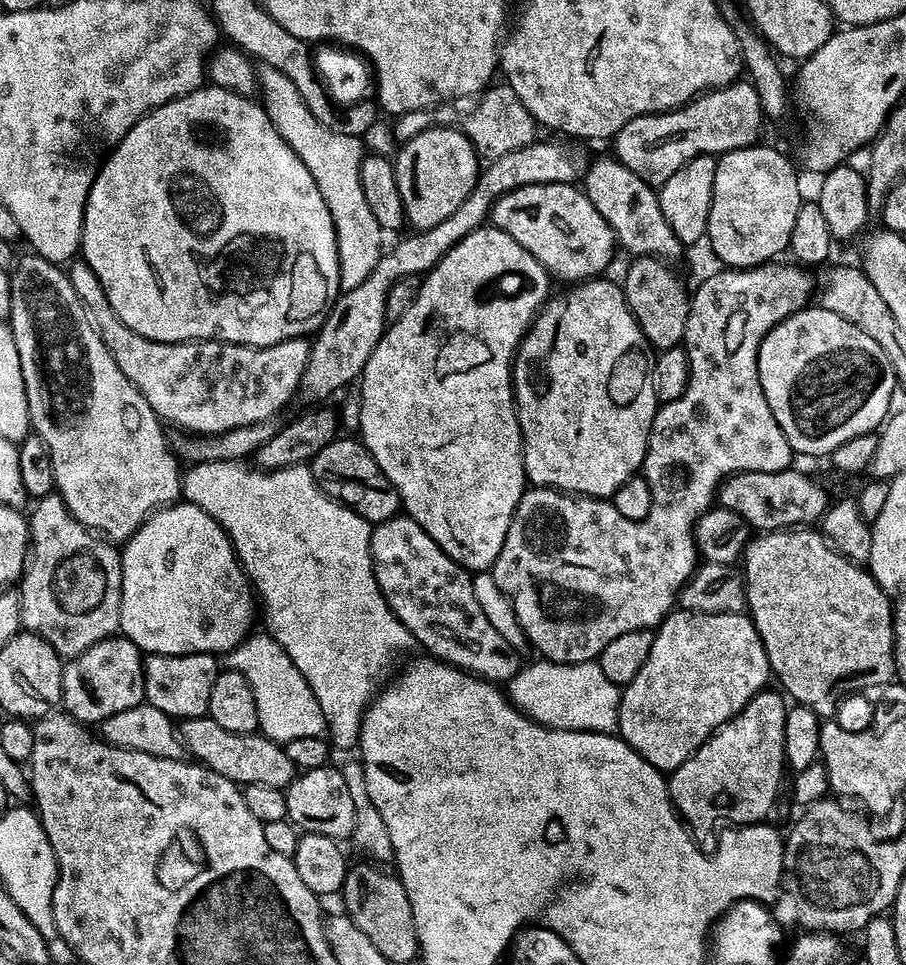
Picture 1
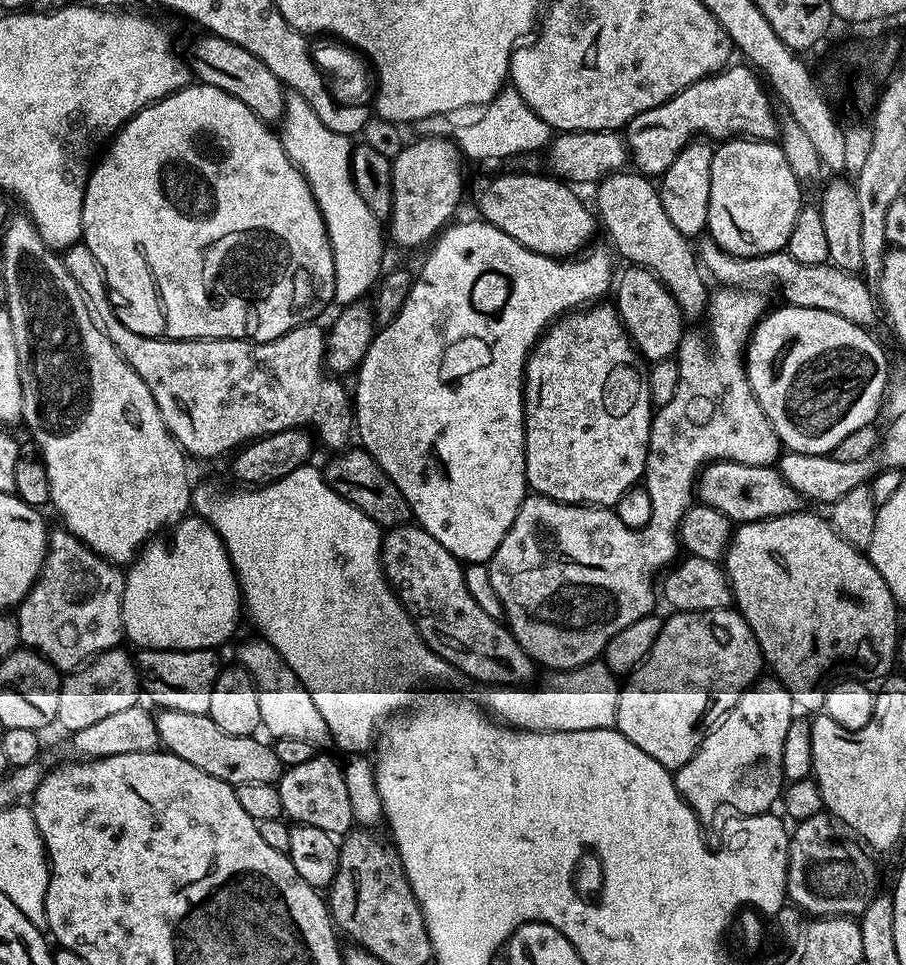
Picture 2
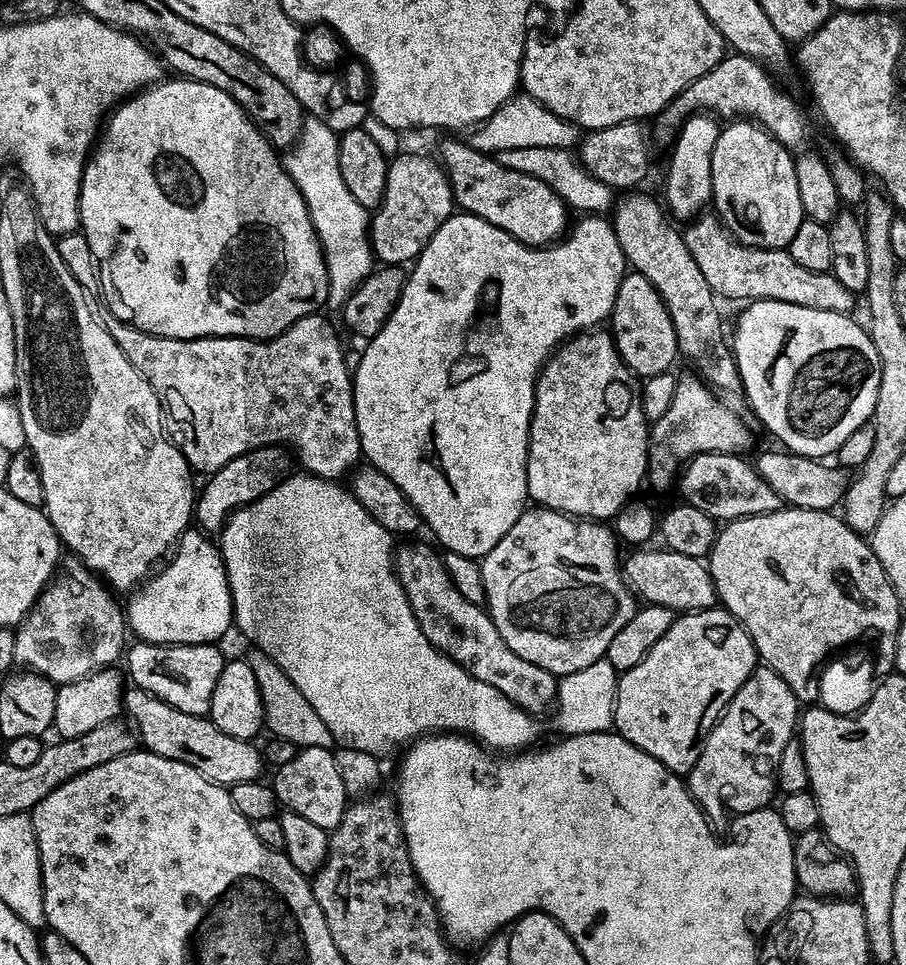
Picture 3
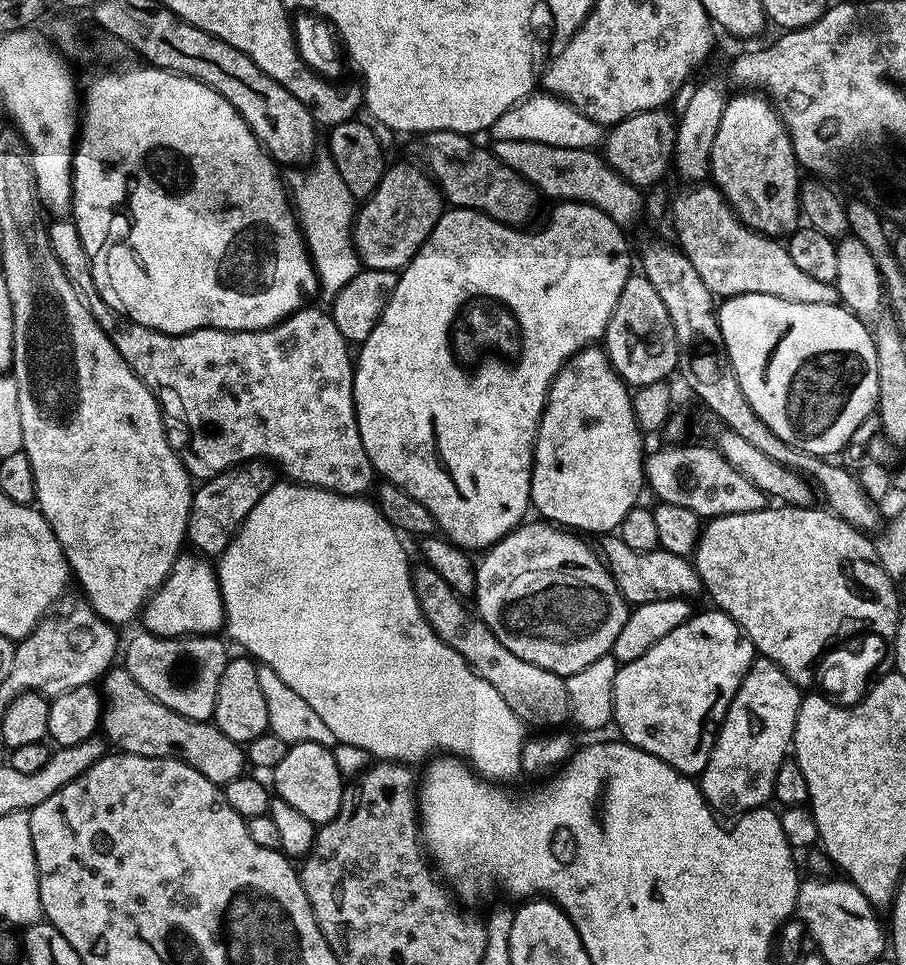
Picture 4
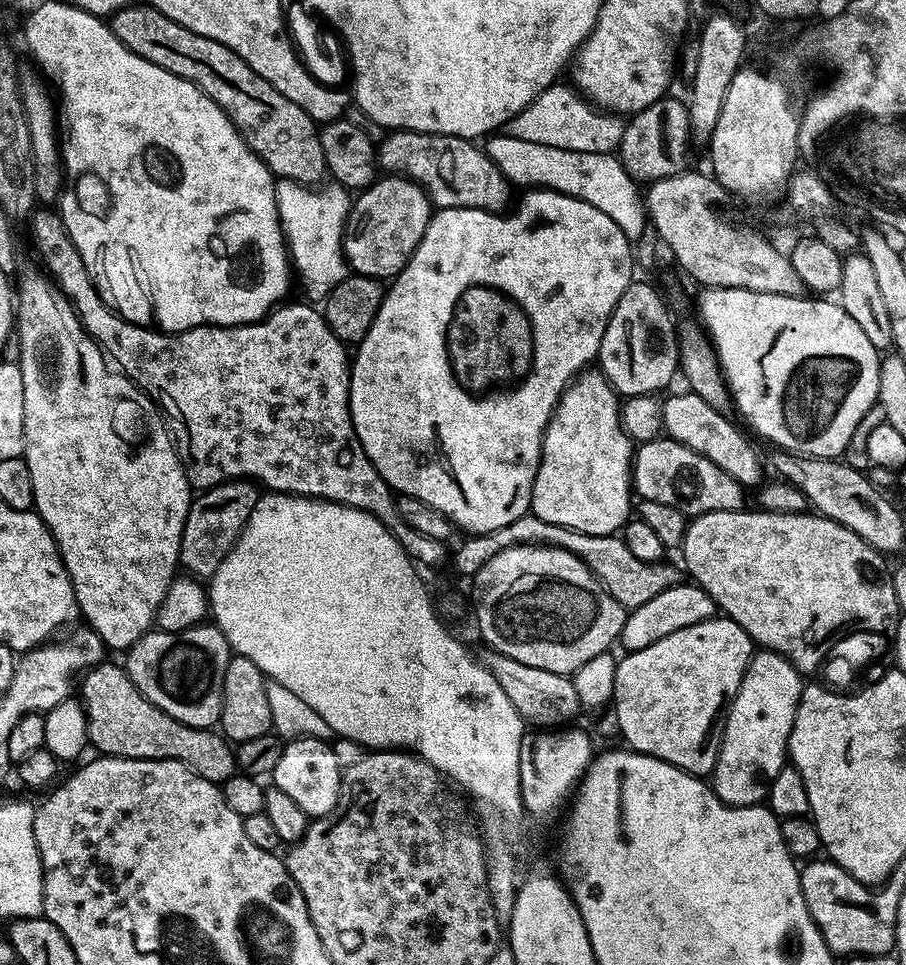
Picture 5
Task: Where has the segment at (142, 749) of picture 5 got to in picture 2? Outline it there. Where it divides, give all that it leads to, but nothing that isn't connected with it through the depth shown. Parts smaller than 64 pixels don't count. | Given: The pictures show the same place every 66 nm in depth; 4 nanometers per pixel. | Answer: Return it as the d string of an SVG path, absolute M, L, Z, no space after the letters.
M160 708L155 717L163 751L172 752L182 758L182 762L190 762L190 766L198 766L198 770L206 770L206 774L214 774L214 778L222 778L222 782L233 786L242 782L276 784L282 775L282 765L275 747L271 743L263 744L256 736L226 734L214 726L210 717L186 714L182 710Z

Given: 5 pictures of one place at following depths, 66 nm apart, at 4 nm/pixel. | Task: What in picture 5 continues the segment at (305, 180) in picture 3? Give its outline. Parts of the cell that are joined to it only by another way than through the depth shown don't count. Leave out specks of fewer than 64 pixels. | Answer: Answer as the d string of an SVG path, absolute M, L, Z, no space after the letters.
M276 180L276 205L278 206L278 214L280 215L280 229L284 231L284 243L288 246L288 259L290 267L294 273L295 279L298 281L298 288L305 292L307 299L312 302L322 302L330 294L330 290L334 290L334 286L338 286L338 282L342 282L349 276L350 269L348 261L344 259L344 223L348 221L348 211L352 209L353 197L350 195L349 189L341 188L339 184L329 183L329 188L325 186L309 186L307 184L299 184L293 180Z

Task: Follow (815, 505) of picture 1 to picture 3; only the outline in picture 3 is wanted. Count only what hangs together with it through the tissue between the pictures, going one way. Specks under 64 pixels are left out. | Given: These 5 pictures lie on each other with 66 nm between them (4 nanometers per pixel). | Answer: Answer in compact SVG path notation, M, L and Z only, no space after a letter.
M699 452L683 465L678 476L678 488L683 503L698 506L702 514L710 514L710 518L717 522L727 522L730 520L741 520L747 516L757 516L758 514L770 514L774 510L782 507L782 501L770 486L766 486L763 478L757 474L755 467L751 463L744 461L745 457L740 454L730 452Z

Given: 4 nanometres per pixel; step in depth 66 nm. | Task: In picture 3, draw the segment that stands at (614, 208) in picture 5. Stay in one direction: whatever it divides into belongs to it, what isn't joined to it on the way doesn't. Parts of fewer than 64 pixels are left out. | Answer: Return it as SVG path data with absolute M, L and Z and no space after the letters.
M526 146L523 150L502 150L498 154L498 159L502 166L510 170L518 170L518 174L530 174L530 178L538 178L546 182L546 186L550 186L550 190L559 194L569 209L576 211L577 208L580 214L604 214L613 207L614 189L591 176L569 149Z

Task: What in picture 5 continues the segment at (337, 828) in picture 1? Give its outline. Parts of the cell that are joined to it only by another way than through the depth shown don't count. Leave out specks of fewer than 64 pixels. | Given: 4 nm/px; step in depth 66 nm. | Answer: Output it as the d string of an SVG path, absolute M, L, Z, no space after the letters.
M297 736L284 744L282 758L278 758L278 766L274 766L270 780L274 787L294 798L308 817L315 818L334 810L340 797L341 771L342 766L338 758L334 758L331 743L315 740L312 736Z

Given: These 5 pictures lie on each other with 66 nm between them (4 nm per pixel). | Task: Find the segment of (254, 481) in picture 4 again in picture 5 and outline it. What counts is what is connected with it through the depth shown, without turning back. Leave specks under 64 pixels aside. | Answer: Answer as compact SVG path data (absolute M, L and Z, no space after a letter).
M237 478L227 480L225 484L215 484L213 488L203 489L193 499L190 510L186 514L186 526L182 530L182 542L180 543L180 563L179 567L184 568L189 577L192 578L211 578L222 566L226 554L235 546L236 539L240 536L240 531L246 526L250 514L254 510L258 499L258 488L253 481L247 478Z

